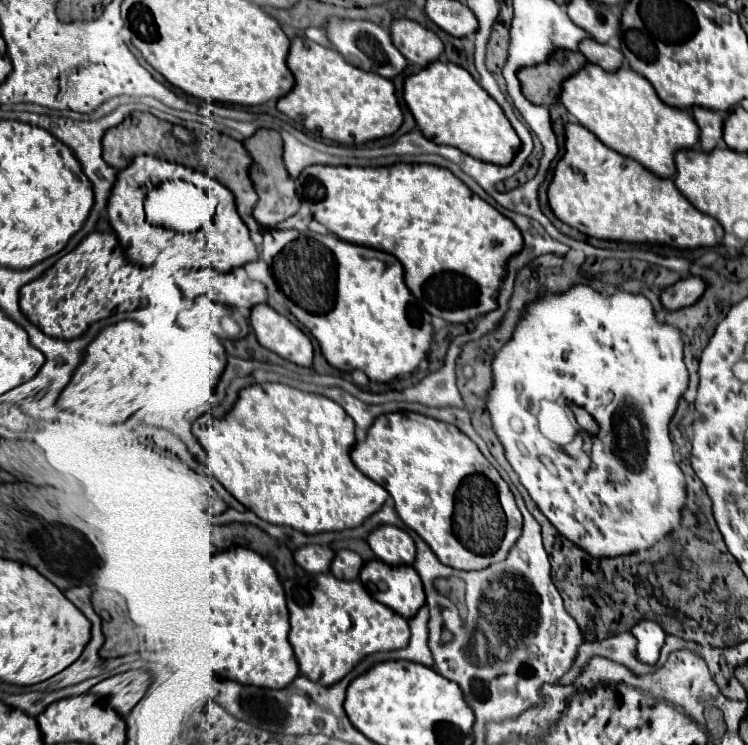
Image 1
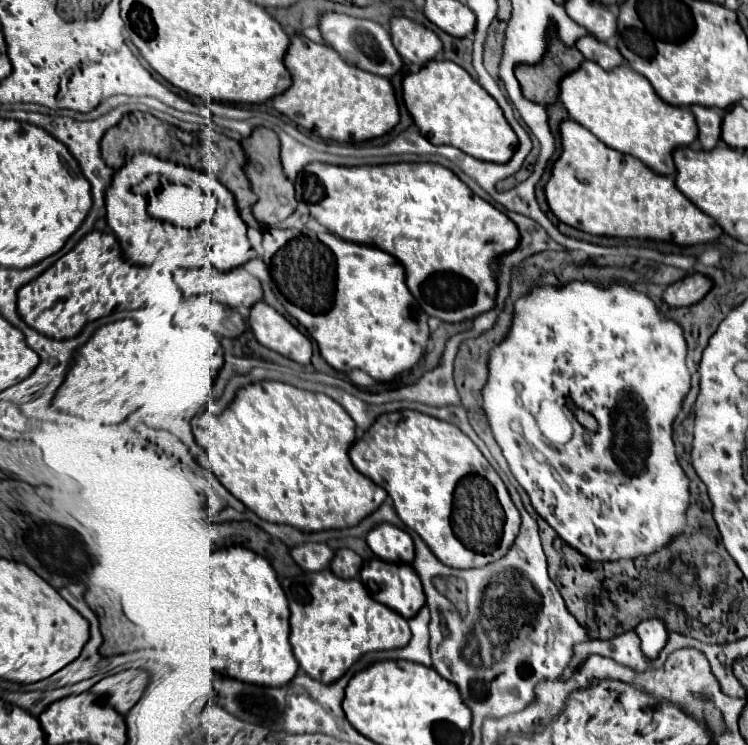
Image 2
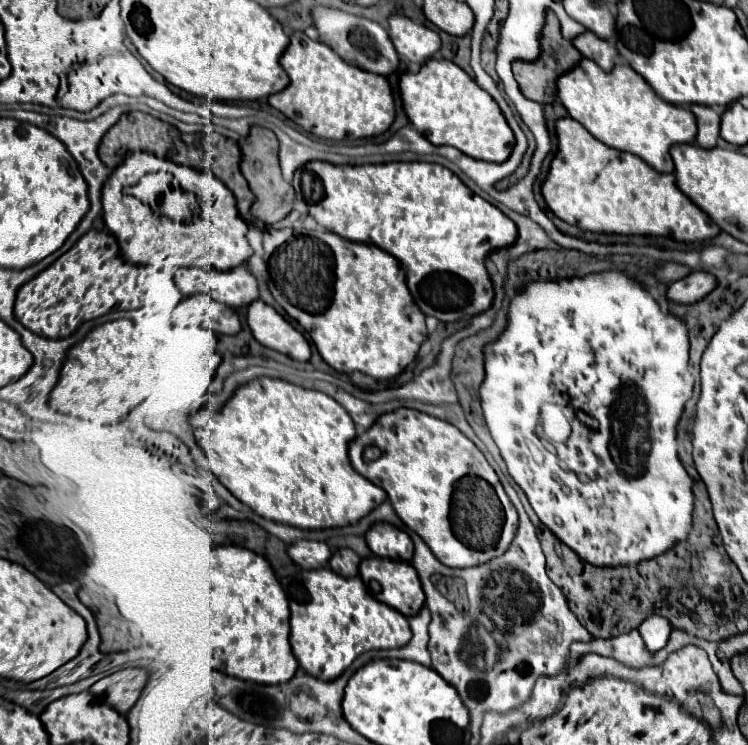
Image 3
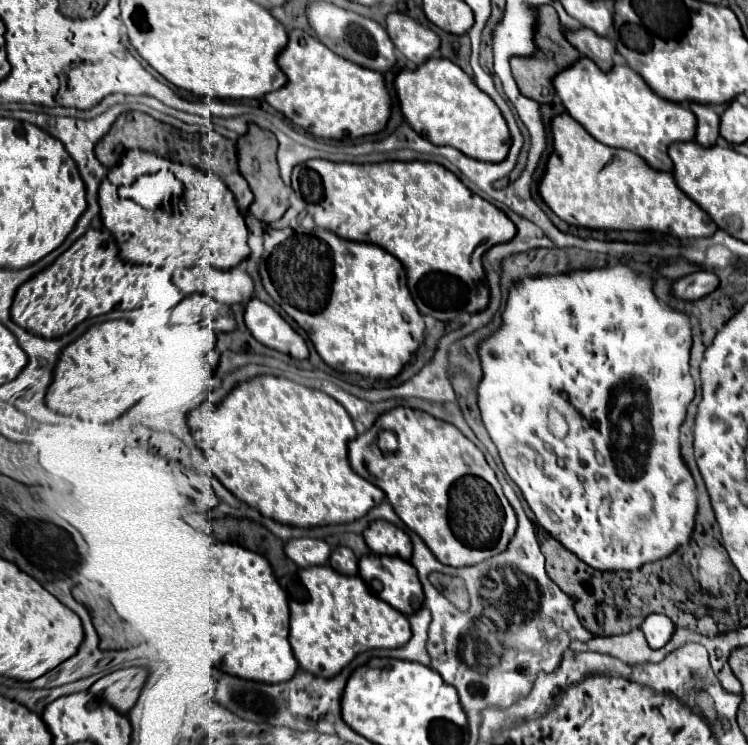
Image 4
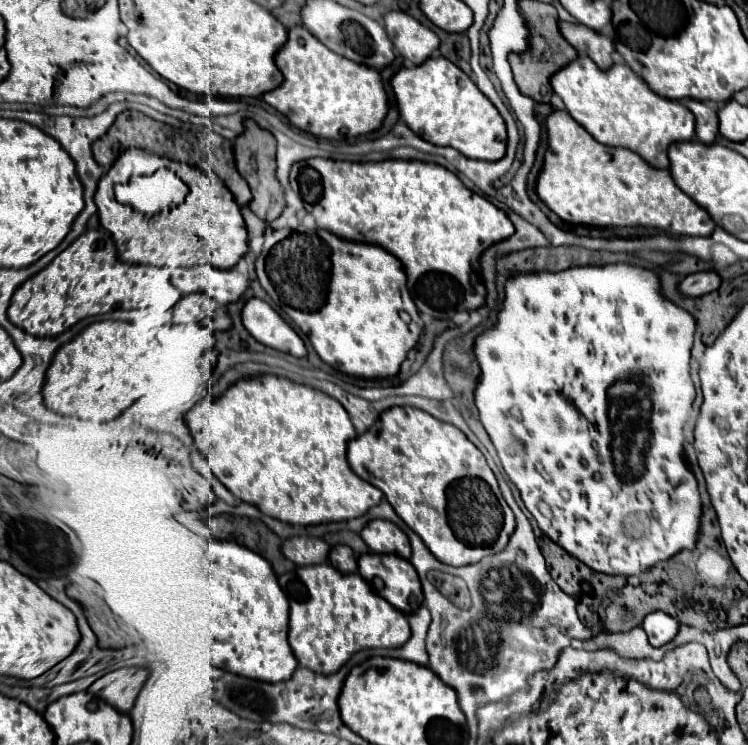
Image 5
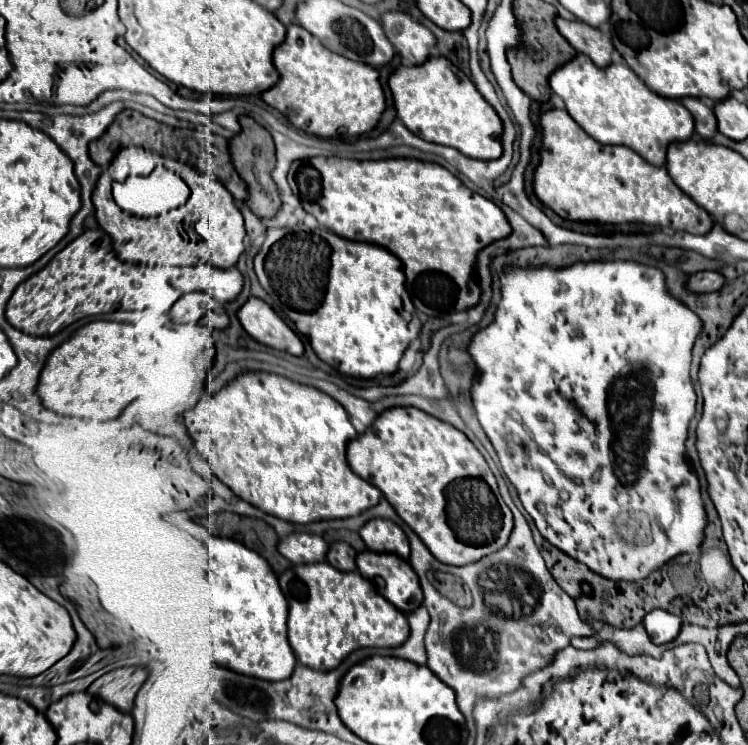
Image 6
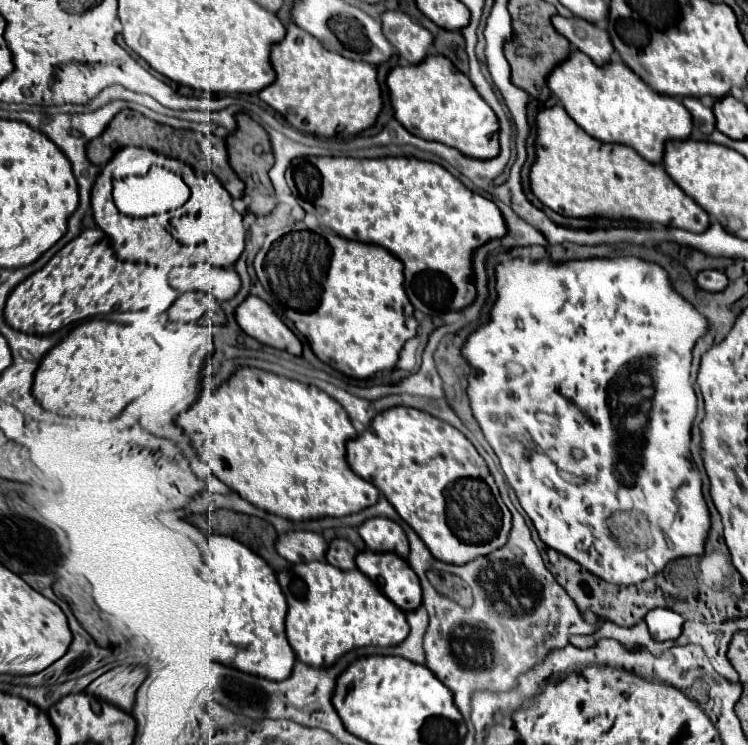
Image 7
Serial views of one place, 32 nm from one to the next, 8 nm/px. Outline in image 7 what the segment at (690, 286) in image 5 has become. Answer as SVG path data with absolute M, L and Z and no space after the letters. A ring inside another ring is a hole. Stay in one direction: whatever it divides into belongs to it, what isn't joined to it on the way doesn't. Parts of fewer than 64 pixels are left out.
M704 270L704 272L696 274L694 286L704 292L720 292L722 288L728 286L728 278L720 270Z

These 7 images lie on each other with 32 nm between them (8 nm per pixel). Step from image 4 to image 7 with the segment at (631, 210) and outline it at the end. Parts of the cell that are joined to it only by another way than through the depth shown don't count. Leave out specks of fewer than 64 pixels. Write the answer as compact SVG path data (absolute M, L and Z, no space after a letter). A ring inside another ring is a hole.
M552 106L544 108L536 116L536 164L530 172L530 186L534 196L554 212L568 216L568 218L606 218L606 220L638 220L648 224L662 224L674 226L688 232L704 232L710 226L710 216L688 196L684 190L674 184L674 180L666 174L664 166L650 164L644 160L636 150L624 144L604 144L592 136L588 136L564 108Z

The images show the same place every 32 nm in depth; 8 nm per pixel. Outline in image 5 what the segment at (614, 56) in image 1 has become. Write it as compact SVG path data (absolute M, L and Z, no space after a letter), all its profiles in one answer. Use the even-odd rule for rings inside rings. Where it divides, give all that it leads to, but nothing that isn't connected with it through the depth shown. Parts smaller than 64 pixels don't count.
M560 22L560 32L580 54L592 58L598 64L598 68L608 70L612 66L612 52L614 52L612 38L598 34L588 26L568 22Z

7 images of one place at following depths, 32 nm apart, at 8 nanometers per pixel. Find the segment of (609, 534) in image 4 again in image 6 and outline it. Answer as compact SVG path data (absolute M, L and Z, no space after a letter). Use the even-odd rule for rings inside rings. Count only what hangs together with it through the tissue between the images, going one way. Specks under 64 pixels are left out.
M616 260L616 262L574 264L564 270L550 270L546 266L540 268L508 266L506 272L502 274L502 300L496 310L496 320L488 328L480 330L470 342L468 352L474 358L480 374L474 378L472 402L484 432L488 434L492 446L496 448L504 474L516 486L526 512L534 518L540 534L550 544L554 544L574 560L586 564L592 572L604 578L628 580L628 582L640 580L650 572L654 572L656 568L660 568L664 562L672 560L674 556L682 552L696 552L700 548L706 526L706 512L700 496L700 482L686 460L686 446L684 446L688 422L696 410L696 392L690 380L690 352L700 330L702 330L700 318L690 308L686 308L682 302L678 302L668 294L664 286L664 274L660 270L638 262ZM624 396L640 396L640 400L620 400ZM608 400L620 400L620 420L616 422L609 416Z

